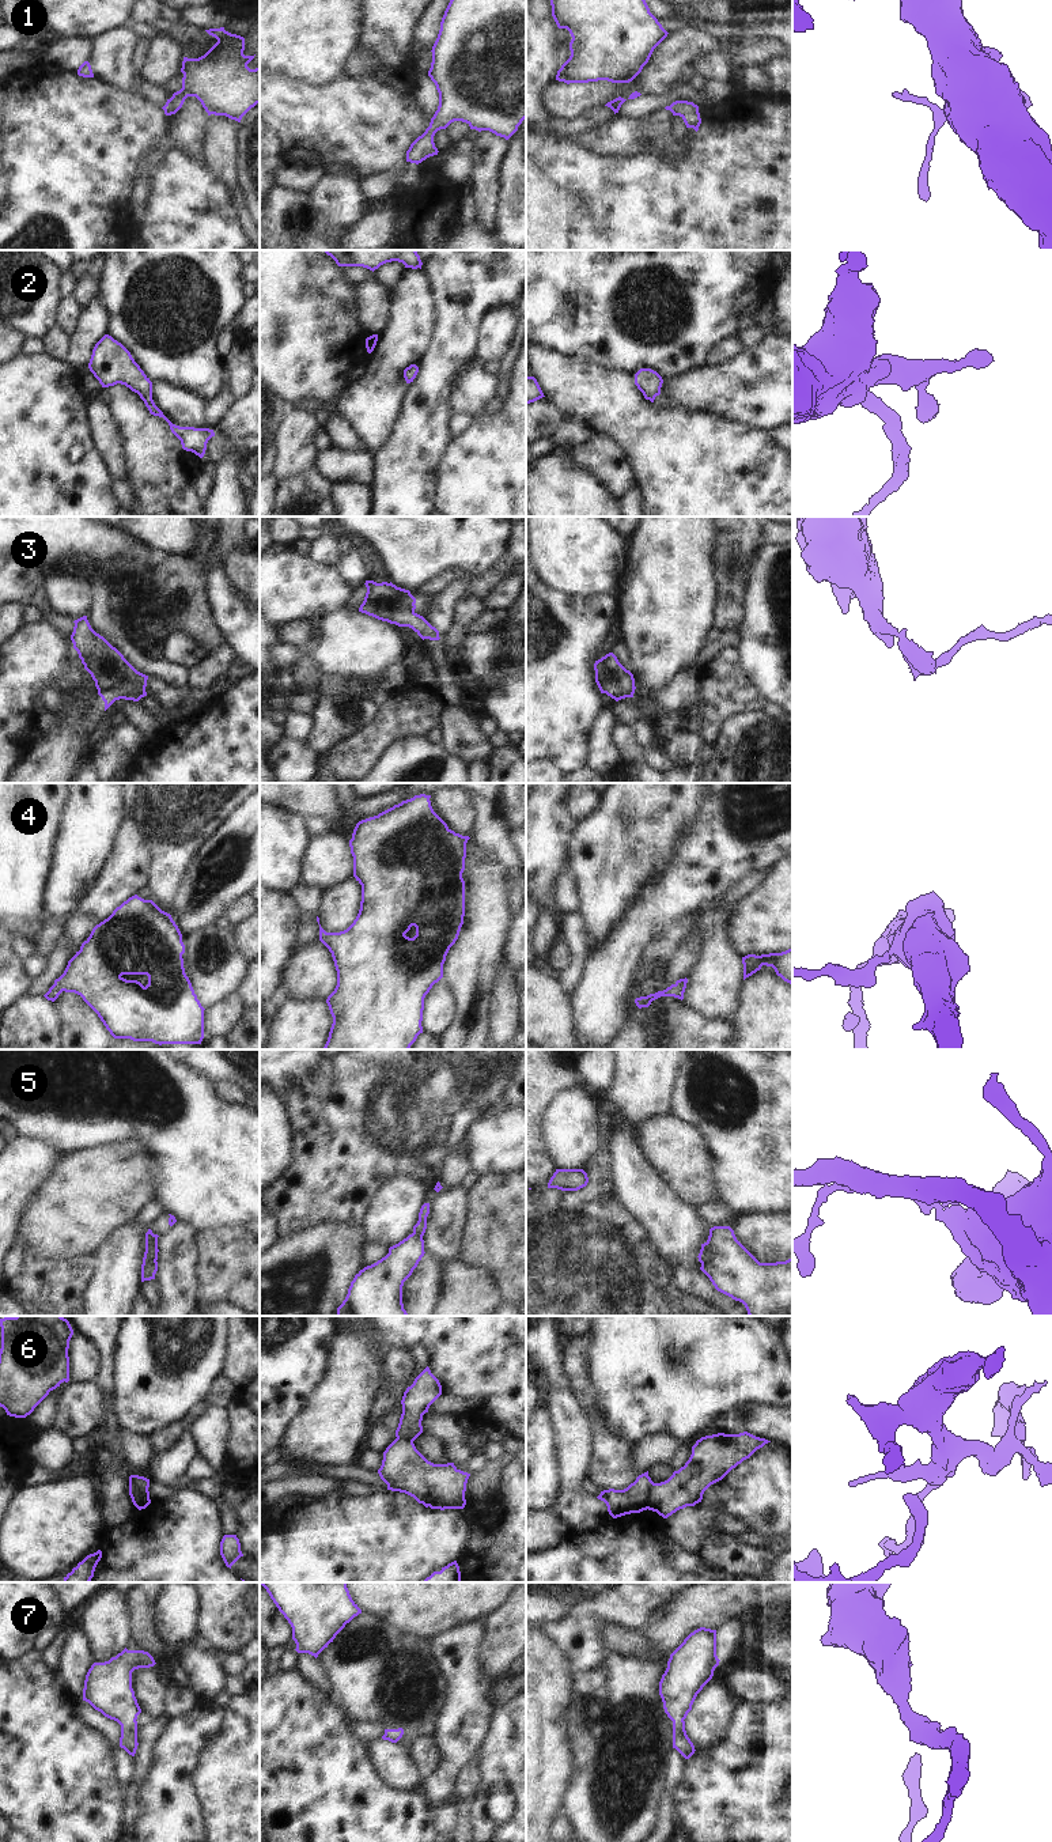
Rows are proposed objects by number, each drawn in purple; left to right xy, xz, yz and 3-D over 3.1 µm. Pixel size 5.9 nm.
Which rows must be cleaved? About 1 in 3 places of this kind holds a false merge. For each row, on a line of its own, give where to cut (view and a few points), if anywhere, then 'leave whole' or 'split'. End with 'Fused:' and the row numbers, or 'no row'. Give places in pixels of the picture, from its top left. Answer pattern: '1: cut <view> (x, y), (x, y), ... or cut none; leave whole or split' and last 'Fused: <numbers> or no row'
1: cut none; leave whole
2: cut none; leave whole
3: cut xy (129, 681), (98, 691); split
4: cut none; leave whole
5: cut yz (707, 1240), (711, 1256), (702, 1264); split
6: cut yz (654, 1483), (647, 1508); split
7: cut none; leave whole
Fused: 3, 5, 6

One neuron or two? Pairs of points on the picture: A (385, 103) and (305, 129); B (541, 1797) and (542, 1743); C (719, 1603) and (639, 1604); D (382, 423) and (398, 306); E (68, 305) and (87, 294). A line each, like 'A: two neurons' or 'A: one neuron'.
A: one neuron
B: one neuron
C: two neurons
D: one neuron
E: two neurons

